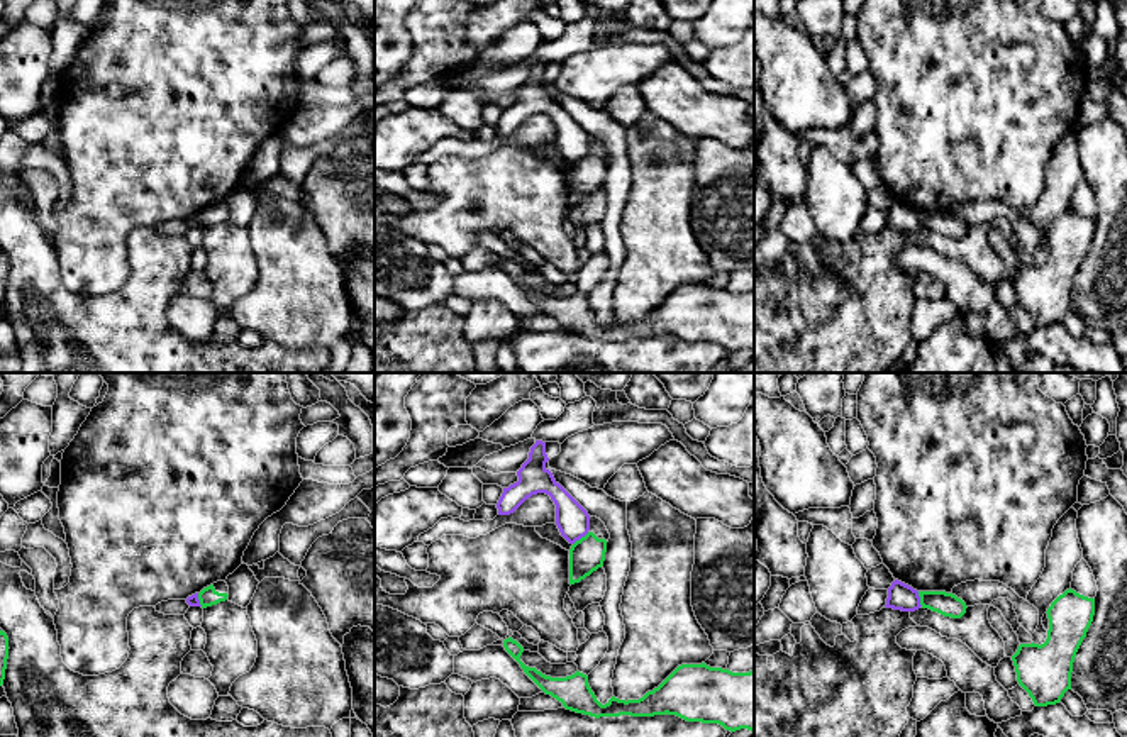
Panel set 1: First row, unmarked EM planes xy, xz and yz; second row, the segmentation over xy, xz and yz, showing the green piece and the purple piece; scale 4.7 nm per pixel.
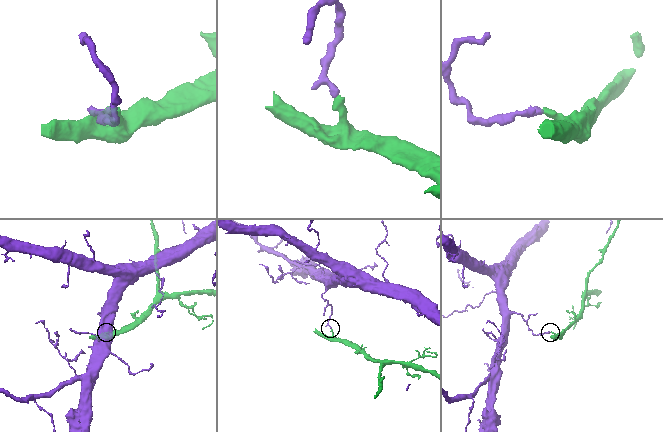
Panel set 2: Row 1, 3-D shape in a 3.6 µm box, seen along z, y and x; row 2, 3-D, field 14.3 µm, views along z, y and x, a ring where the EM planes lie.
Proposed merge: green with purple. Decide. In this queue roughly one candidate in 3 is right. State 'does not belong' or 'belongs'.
does not belong

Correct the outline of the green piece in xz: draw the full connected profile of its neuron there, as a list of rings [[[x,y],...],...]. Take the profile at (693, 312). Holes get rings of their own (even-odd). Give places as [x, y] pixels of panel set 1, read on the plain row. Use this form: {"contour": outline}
{"contour": [[[512,258],[503,261],[505,271],[524,293],[566,330],[600,337],[654,337],[676,335],[686,342],[719,344],[725,351],[754,352],[754,291],[732,293],[702,285],[678,286],[658,308],[639,320],[612,317],[602,325],[588,305],[588,296],[576,291],[566,298],[551,298],[520,281],[524,268]]]}

